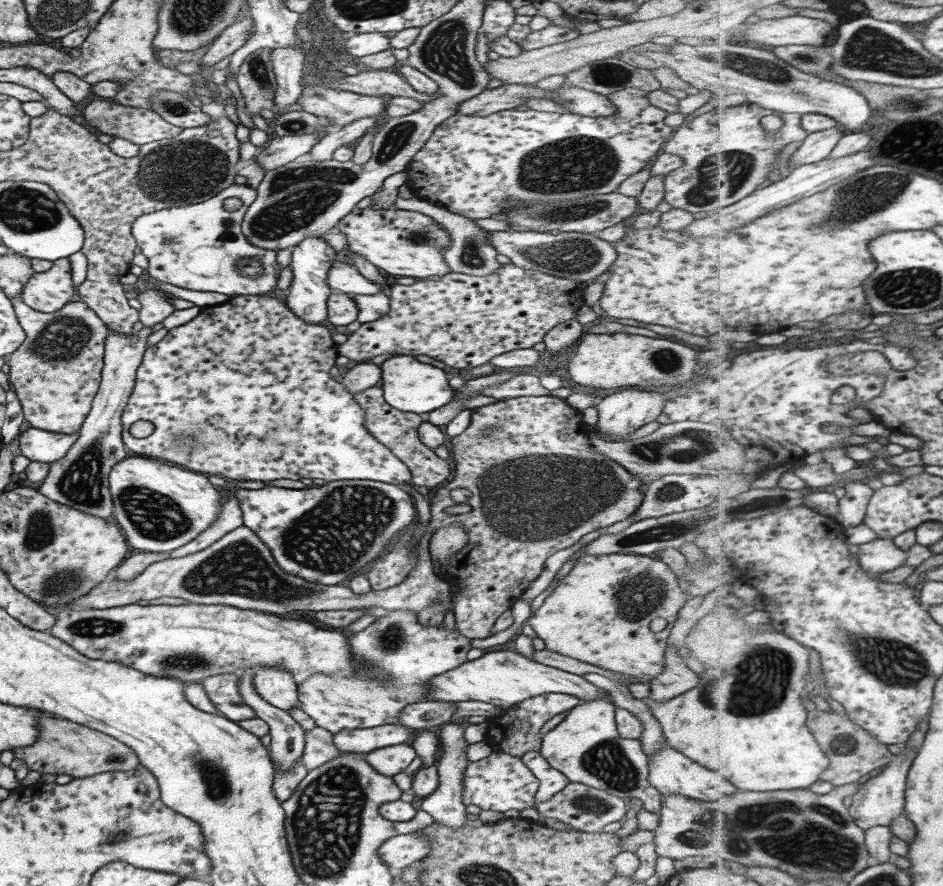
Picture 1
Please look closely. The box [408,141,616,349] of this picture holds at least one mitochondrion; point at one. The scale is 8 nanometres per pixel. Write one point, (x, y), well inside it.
(570, 256)

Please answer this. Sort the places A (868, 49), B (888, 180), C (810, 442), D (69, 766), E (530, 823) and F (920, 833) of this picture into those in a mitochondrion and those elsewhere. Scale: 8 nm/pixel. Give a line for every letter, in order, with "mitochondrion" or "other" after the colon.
A: mitochondrion
B: mitochondrion
C: other
D: other
E: other
F: other

